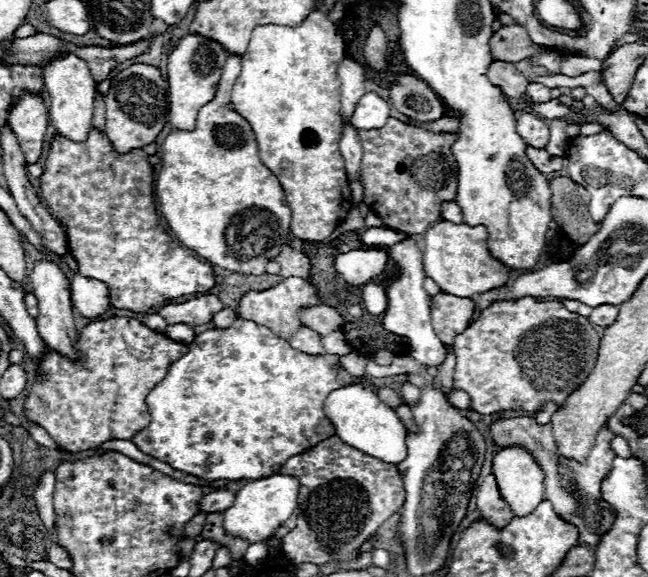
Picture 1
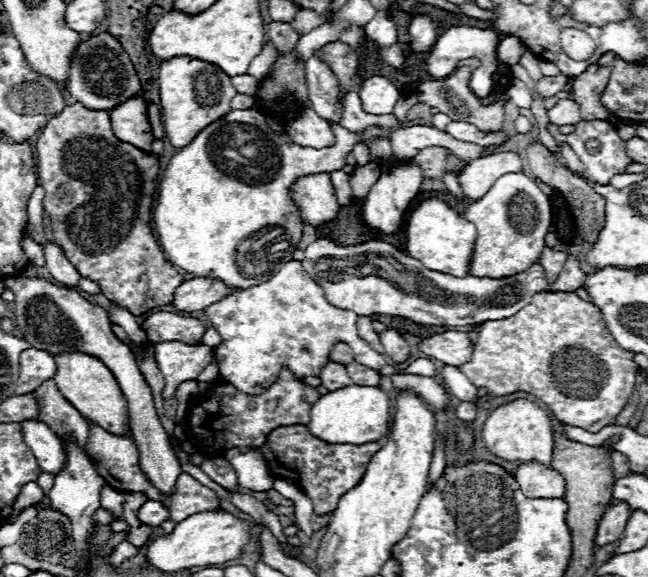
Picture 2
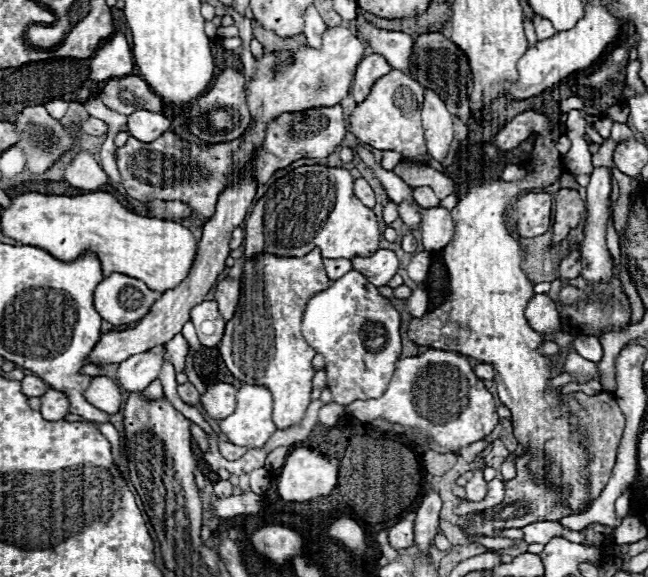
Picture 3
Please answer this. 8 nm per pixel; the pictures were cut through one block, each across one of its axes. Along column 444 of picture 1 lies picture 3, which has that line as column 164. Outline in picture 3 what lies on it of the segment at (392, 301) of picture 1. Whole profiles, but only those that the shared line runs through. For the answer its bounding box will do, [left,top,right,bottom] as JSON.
[116,346,170,392]

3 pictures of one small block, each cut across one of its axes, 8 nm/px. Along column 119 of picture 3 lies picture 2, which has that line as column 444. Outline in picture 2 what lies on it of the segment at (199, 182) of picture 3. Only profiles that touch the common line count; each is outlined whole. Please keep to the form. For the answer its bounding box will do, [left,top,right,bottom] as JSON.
[412,146,464,178]

